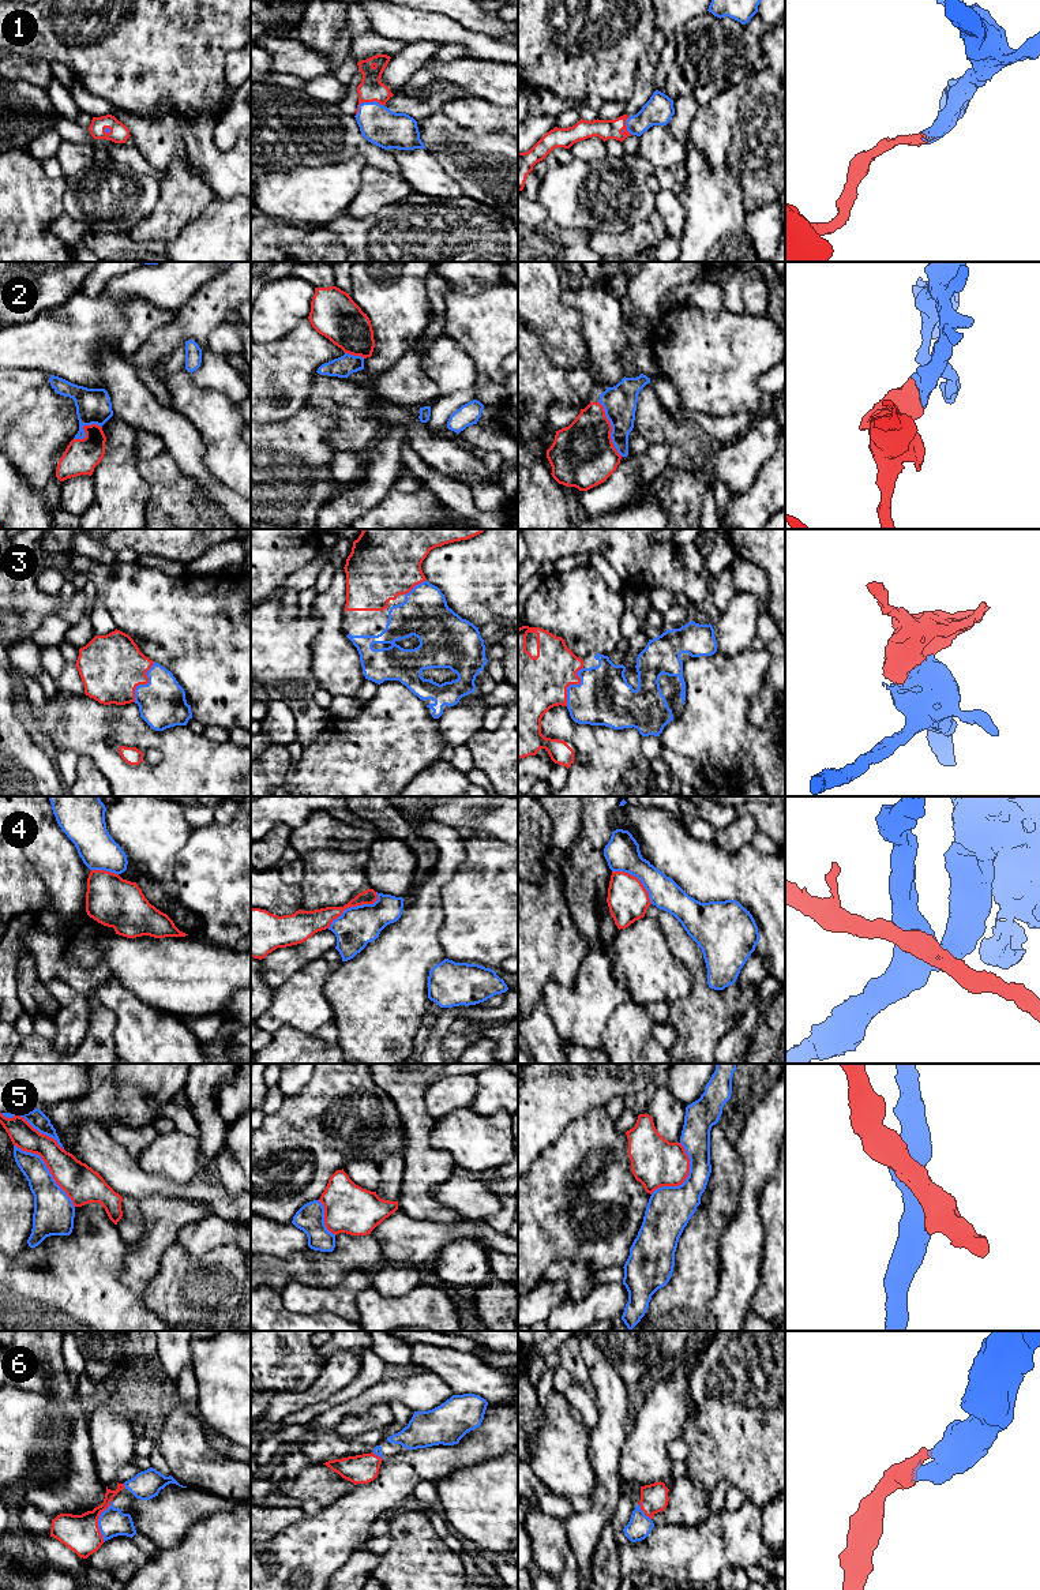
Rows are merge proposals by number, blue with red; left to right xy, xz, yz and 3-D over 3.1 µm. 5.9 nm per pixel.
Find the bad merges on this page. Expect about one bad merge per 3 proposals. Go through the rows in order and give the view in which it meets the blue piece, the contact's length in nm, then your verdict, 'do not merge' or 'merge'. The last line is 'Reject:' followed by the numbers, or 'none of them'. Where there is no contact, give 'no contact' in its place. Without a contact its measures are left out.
1: contact in xz; length 180 nm; merge
2: contact in yz; length 360 nm; merge
3: contact in xy; length 260 nm; merge
4: contact in xz; length 360 nm; do not merge
5: contact in xy; length 500 nm; do not merge
6: contact in xy; length 260 nm; merge
Reject: 4, 5

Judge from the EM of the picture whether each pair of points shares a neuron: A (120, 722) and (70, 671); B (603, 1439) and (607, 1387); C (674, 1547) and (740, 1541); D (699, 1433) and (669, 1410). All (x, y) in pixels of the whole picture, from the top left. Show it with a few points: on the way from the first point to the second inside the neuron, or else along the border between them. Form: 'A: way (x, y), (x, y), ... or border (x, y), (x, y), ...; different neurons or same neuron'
A: border (57, 689), (83, 693); different neurons
B: way (608, 1427), (608, 1399); same neuron
C: way (690, 1552), (721, 1552), (724, 1555); same neuron
D: border (689, 1392), (697, 1414), (680, 1436); different neurons

